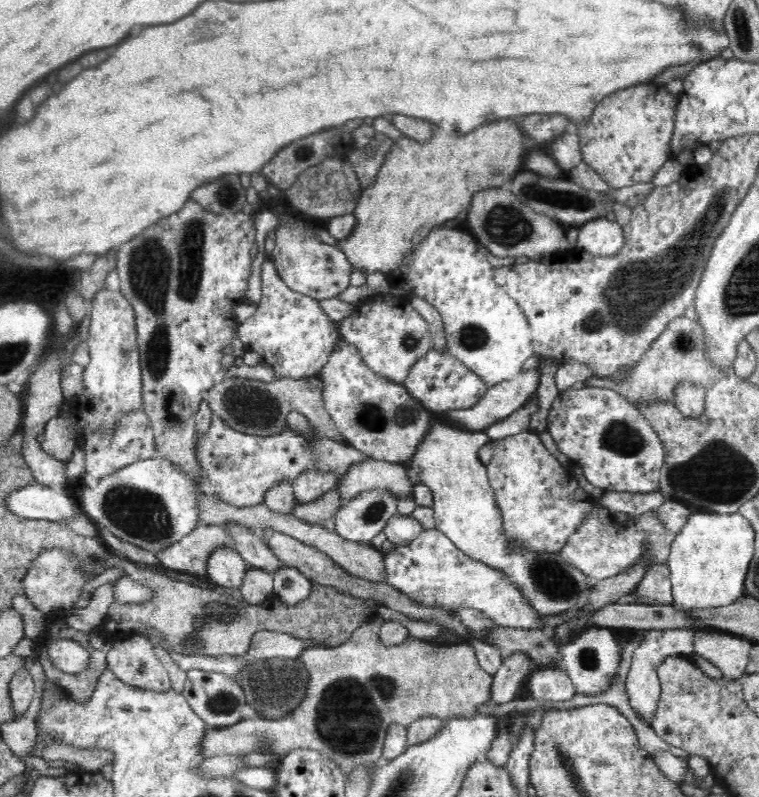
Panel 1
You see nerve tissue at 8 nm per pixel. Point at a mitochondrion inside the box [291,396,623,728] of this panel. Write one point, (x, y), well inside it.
(369, 416)

